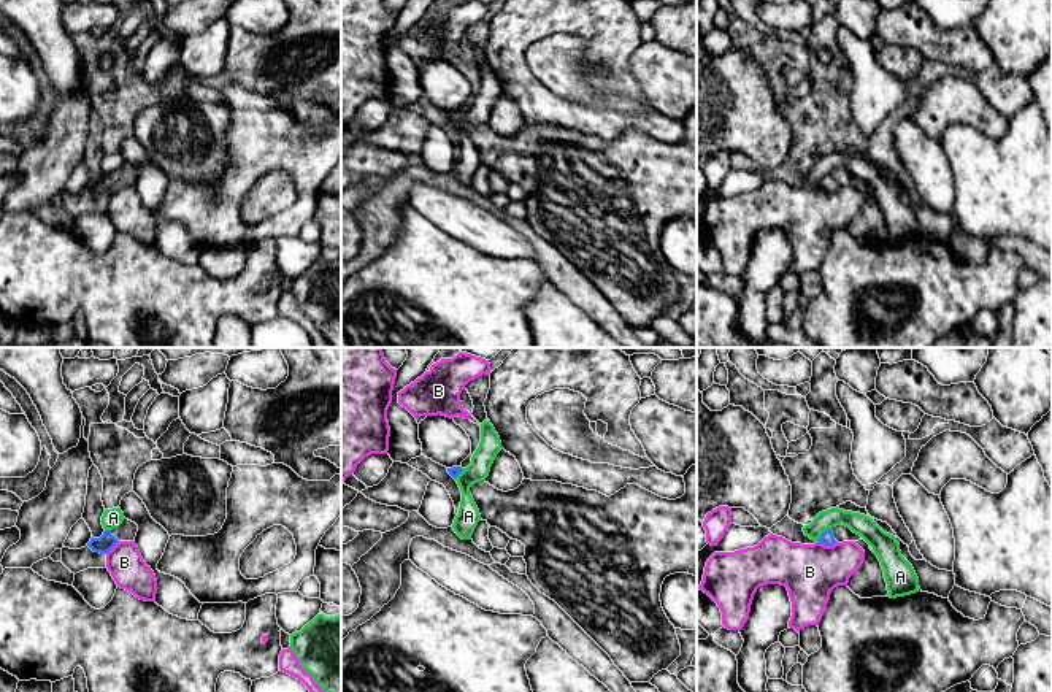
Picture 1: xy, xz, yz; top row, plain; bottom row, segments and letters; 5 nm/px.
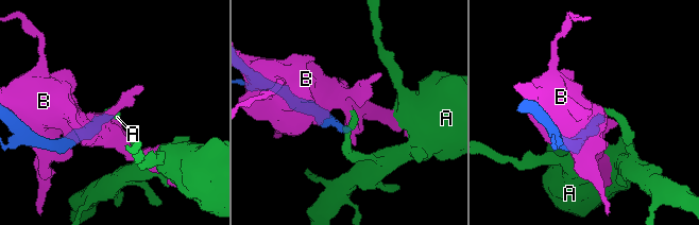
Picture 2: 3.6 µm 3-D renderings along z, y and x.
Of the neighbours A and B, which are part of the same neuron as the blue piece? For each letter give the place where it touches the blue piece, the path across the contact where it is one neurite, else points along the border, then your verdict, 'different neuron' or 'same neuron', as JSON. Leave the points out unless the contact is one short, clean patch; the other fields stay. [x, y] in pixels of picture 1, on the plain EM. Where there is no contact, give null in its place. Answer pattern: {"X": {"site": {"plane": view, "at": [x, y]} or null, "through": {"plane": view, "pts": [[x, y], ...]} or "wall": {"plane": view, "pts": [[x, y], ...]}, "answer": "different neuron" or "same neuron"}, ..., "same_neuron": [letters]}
{"A": {"site": {"plane": "yz", "at": [822, 178]}, "answer": "different neuron"}, "B": {"site": {"plane": "yz", "at": [827, 189]}, "answer": "different neuron"}, "same_neuron": []}

